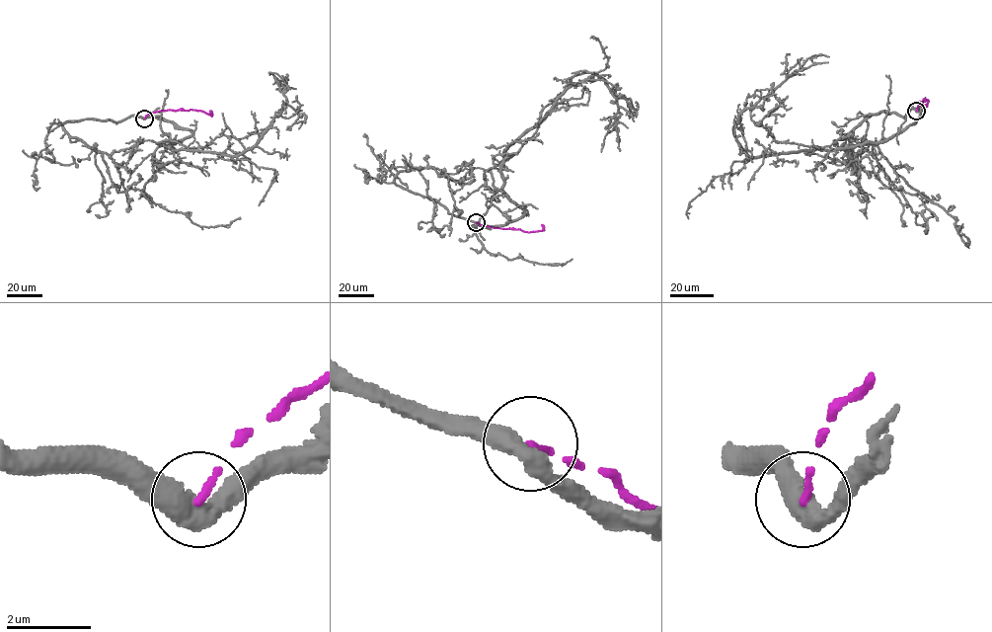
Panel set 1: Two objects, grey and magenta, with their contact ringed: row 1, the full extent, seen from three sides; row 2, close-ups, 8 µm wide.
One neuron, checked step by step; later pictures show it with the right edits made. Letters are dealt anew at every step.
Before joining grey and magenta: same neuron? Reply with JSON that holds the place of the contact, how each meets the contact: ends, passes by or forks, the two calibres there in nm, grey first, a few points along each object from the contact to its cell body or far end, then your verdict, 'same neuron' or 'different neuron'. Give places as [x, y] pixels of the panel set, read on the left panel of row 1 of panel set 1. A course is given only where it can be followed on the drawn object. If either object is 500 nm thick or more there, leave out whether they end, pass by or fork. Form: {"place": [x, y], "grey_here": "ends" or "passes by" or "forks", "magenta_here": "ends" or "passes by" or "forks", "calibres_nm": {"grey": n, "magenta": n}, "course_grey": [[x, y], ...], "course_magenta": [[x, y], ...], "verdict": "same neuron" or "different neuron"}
{"place": [144, 118], "grey_here": "passes by", "magenta_here": "ends", "calibres_nm": {"grey": 480, "magenta": 160}, "course_grey": [[144, 118], [162, 118], [192, 132], [171, 144], [173, 150], [237, 155], [284, 107], [286, 89], [269, 75]], "course_magenta": [[144, 118], [149, 113], [162, 111], [191, 110], [212, 114], [209, 111]], "verdict": "different neuron"}

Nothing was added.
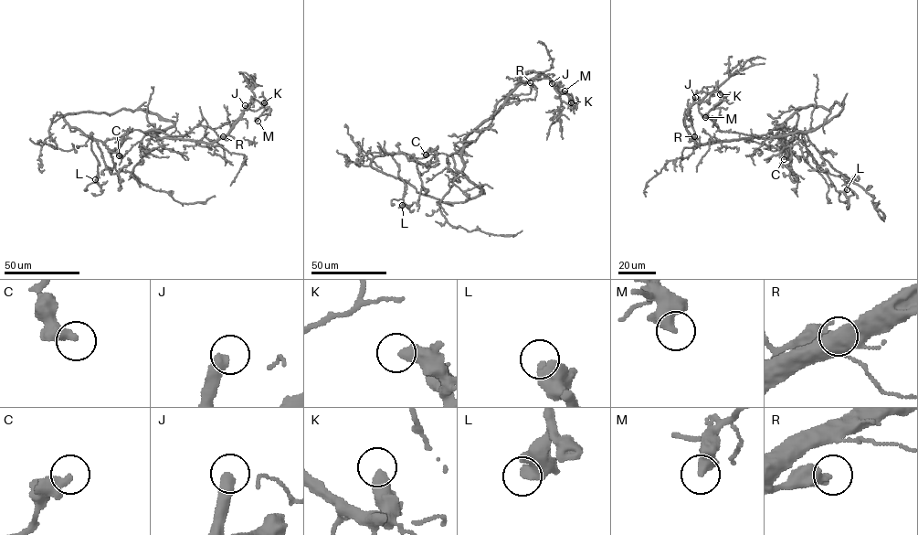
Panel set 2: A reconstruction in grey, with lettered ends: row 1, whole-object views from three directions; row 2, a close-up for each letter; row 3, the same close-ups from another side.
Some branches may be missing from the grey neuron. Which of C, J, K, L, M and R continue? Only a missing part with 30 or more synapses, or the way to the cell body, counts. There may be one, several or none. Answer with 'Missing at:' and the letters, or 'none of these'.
Missing at: J

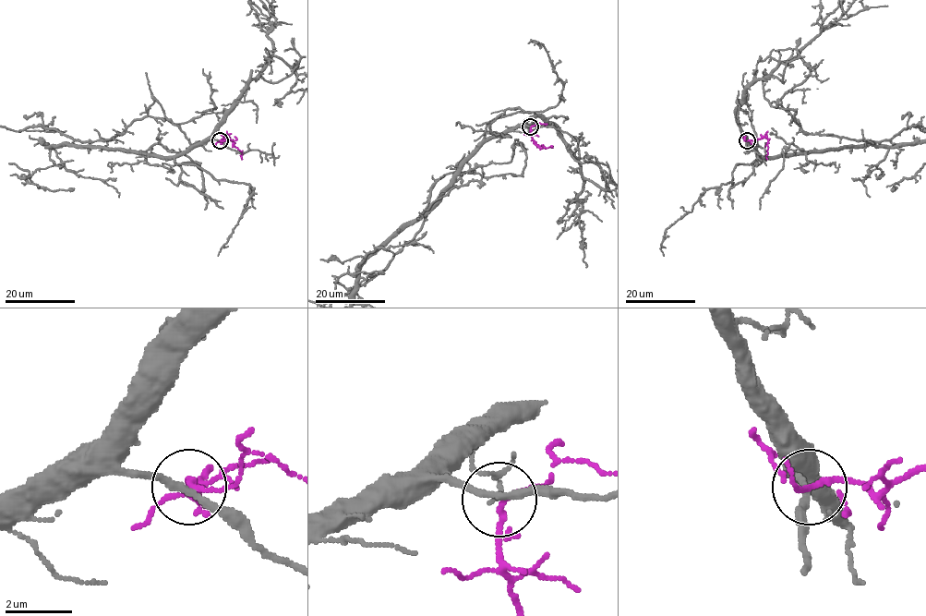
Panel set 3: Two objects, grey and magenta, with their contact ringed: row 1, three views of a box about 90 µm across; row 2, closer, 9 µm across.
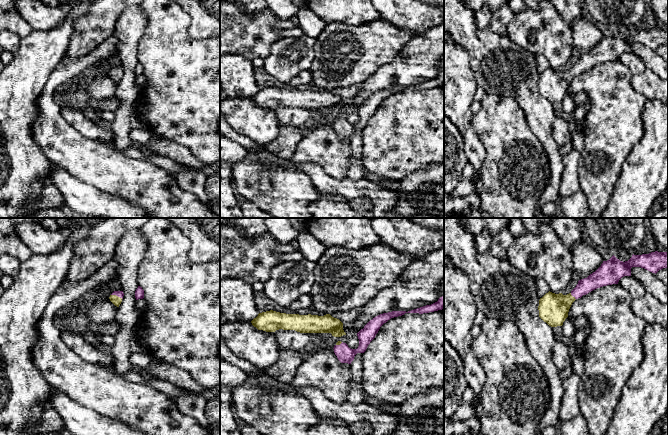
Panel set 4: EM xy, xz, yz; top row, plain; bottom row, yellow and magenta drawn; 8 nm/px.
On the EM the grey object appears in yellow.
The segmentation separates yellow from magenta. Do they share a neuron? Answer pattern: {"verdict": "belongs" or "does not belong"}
{"verdict": "belongs"}

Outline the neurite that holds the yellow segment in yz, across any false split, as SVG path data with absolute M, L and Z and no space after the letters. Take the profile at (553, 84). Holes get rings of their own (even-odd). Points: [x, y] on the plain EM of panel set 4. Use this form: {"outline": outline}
{"outline": "M668 27L632 31L628 37L620 37L614 31L587 54L578 57L576 63L567 71L546 69L539 76L539 93L551 103L562 102L568 93L572 79L589 68L612 60L618 60L624 52L631 52L632 43L641 43L652 49L668 44Z"}

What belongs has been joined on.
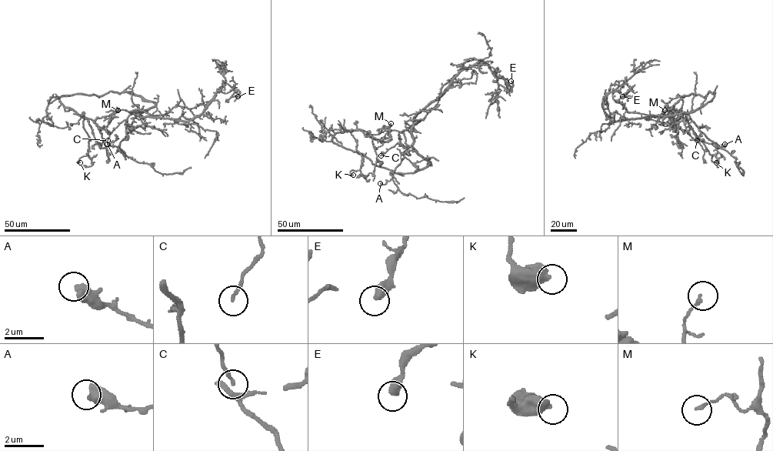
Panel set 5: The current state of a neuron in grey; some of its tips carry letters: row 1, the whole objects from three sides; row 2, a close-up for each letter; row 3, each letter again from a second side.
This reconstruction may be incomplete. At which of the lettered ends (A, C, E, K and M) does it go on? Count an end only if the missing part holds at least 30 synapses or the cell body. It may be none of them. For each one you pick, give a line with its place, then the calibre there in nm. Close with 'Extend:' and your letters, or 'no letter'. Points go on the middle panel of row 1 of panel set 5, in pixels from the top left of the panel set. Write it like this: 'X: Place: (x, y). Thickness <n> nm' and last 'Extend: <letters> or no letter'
Extend: no letter

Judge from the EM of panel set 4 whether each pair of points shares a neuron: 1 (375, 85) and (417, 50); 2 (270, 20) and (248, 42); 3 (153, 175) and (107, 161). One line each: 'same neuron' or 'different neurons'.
1: same neuron
2: same neuron
3: same neuron

